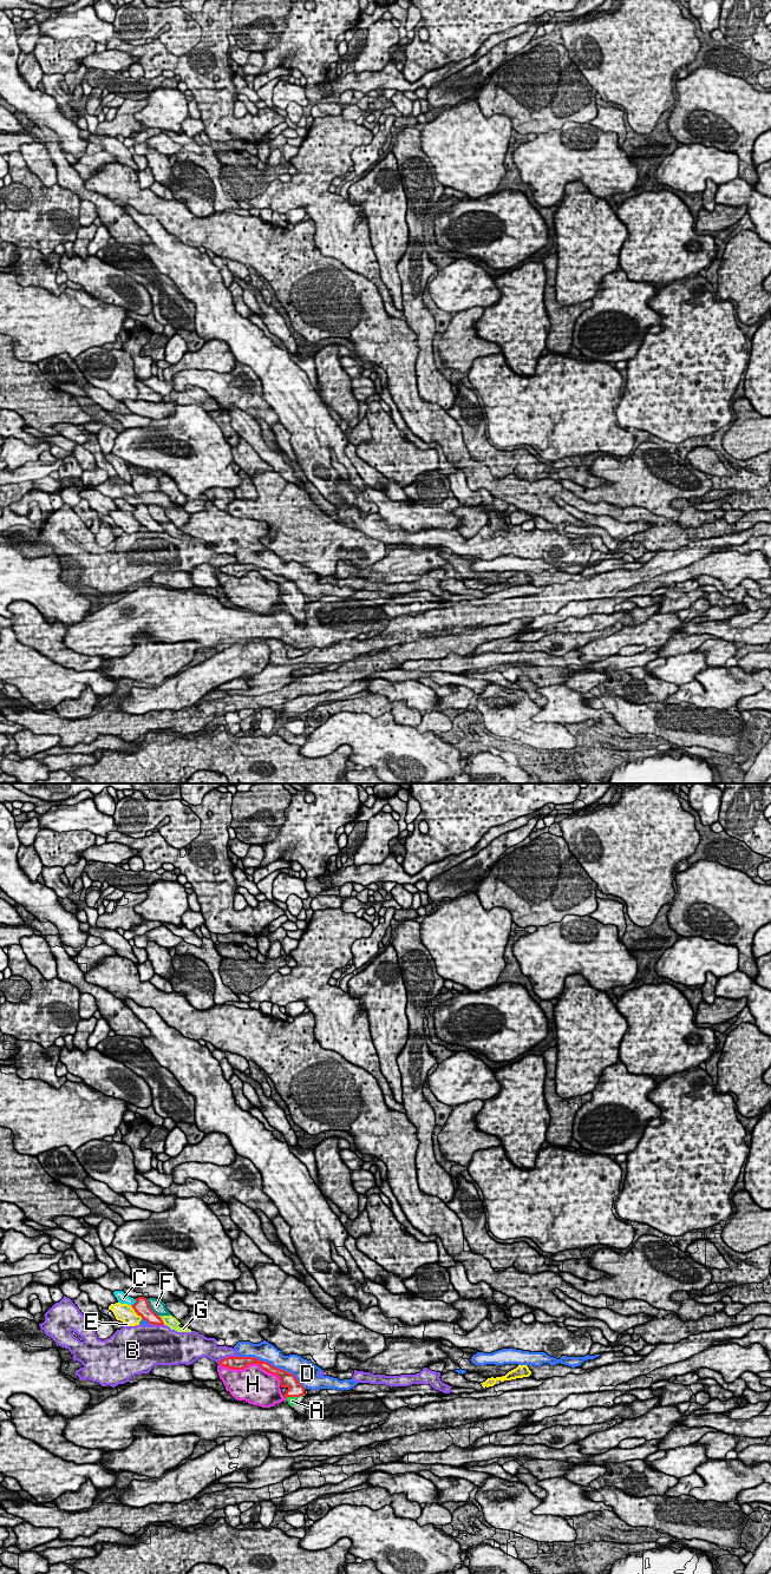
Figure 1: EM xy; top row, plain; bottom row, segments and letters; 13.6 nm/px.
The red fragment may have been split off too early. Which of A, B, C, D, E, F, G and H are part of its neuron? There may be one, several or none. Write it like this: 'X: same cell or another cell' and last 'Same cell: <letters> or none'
A: same cell
B: another cell
C: another cell
D: another cell
E: another cell
F: another cell
G: another cell
H: another cell
Same cell: A

